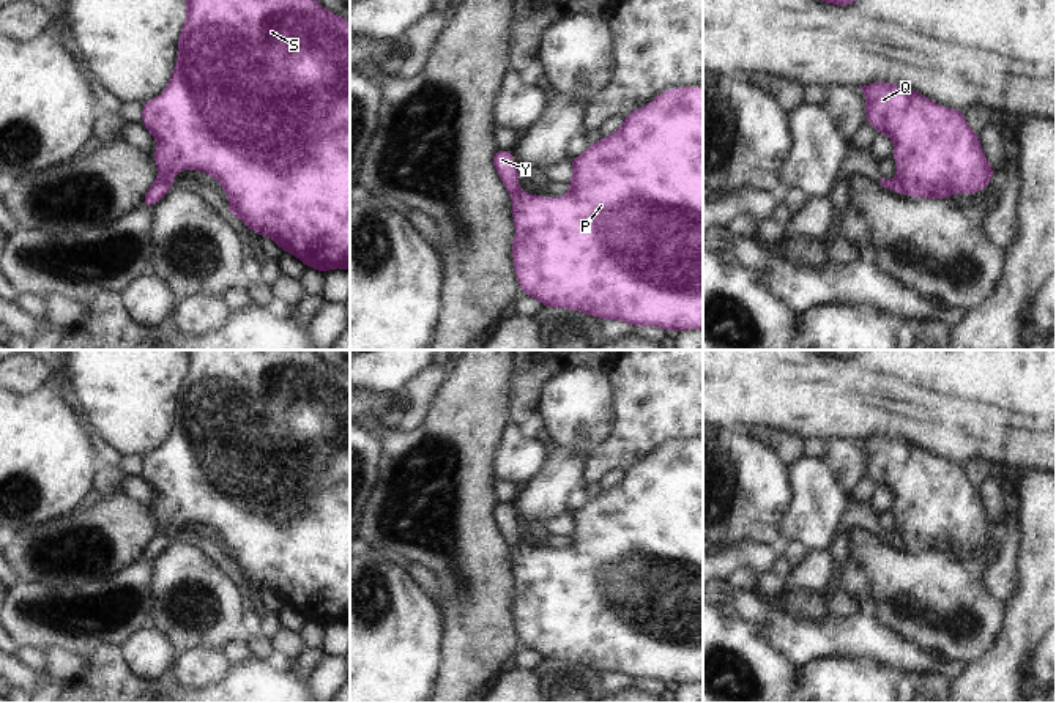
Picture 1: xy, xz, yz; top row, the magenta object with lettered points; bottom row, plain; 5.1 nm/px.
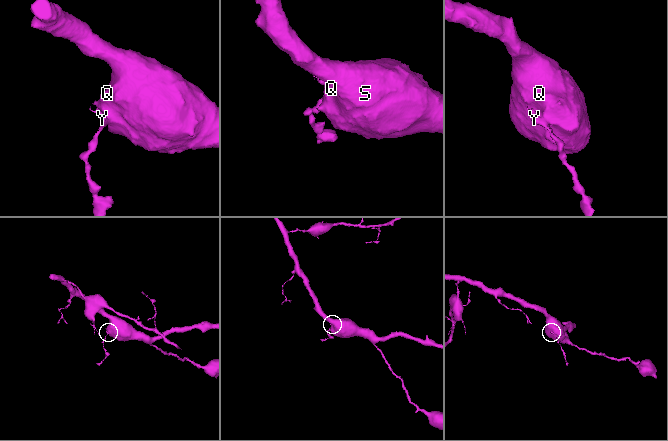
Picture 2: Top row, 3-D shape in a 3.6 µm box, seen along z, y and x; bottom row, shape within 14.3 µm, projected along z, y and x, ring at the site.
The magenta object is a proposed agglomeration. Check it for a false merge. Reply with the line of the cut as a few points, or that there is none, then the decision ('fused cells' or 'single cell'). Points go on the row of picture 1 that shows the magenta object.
yz (897, 177), (910, 194), (919, 197) | fused cells

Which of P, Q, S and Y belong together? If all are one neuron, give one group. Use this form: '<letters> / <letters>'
P Q S / Y

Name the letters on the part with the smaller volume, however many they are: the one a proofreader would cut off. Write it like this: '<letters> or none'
Y.

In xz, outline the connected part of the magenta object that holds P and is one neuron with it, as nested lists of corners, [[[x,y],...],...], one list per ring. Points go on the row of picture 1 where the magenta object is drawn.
[[[703,87],[664,90],[649,104],[624,115],[623,125],[607,137],[588,145],[585,153],[567,161],[572,166],[569,192],[563,197],[515,192],[512,197],[514,274],[523,296],[536,298],[542,307],[564,307],[601,320],[621,320],[629,326],[657,326],[664,331],[703,329]]]

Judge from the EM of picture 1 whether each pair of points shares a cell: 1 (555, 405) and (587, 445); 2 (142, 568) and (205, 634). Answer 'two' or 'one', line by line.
1: one
2: two

